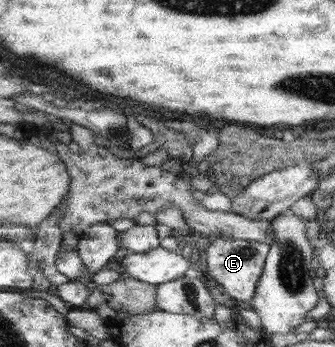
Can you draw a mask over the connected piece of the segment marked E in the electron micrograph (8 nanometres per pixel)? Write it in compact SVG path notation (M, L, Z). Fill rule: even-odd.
M217 236L210 239L210 245L206 249L207 270L237 304L251 303L256 295L257 286L263 275L264 265L270 251L271 246L264 241Z

